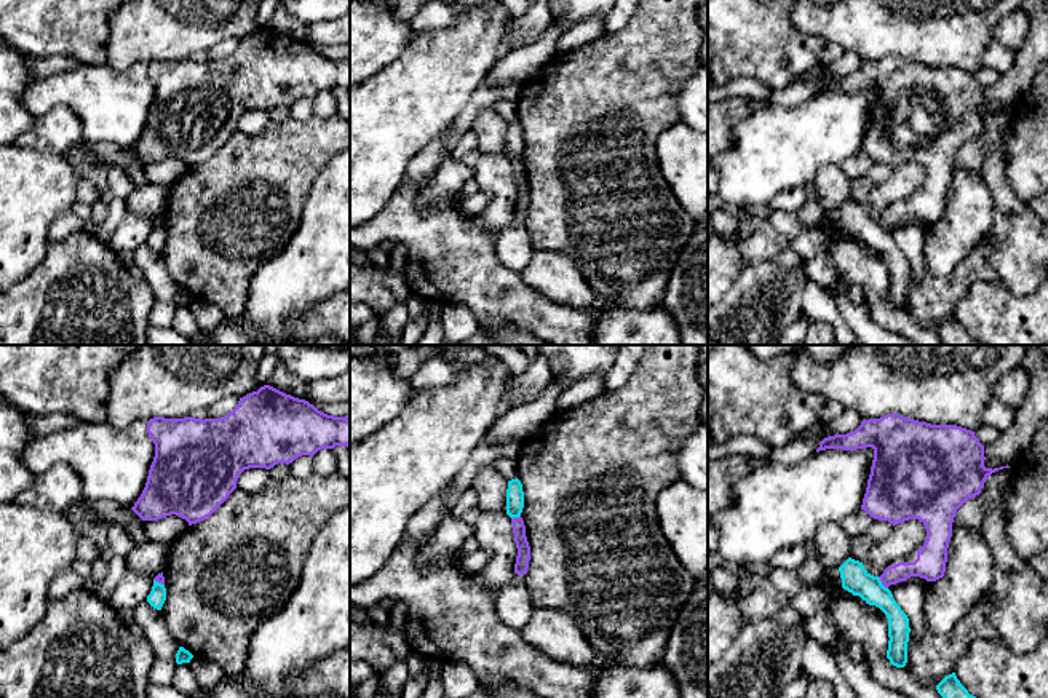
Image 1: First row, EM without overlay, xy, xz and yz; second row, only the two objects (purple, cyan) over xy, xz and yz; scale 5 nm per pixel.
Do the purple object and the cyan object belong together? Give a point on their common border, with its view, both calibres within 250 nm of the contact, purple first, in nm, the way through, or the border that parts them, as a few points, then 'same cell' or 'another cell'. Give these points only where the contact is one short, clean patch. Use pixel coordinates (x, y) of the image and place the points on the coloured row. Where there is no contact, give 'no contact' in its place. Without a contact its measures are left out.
contact yz (882, 583); calibres 140 and 140 nm; border yz (877, 577), (887, 588); another cell

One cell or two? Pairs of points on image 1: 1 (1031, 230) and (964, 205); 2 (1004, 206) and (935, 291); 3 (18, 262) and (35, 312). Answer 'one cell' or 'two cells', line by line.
1: two cells
2: one cell
3: two cells

